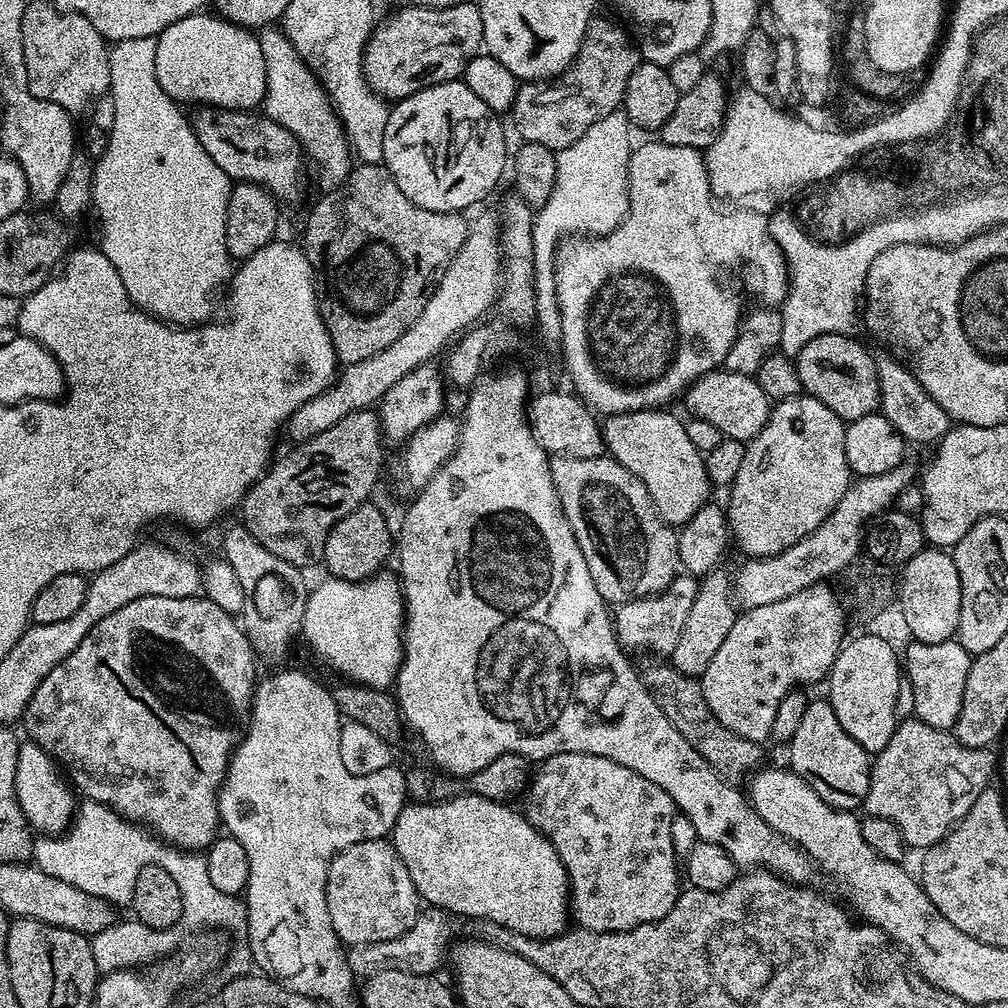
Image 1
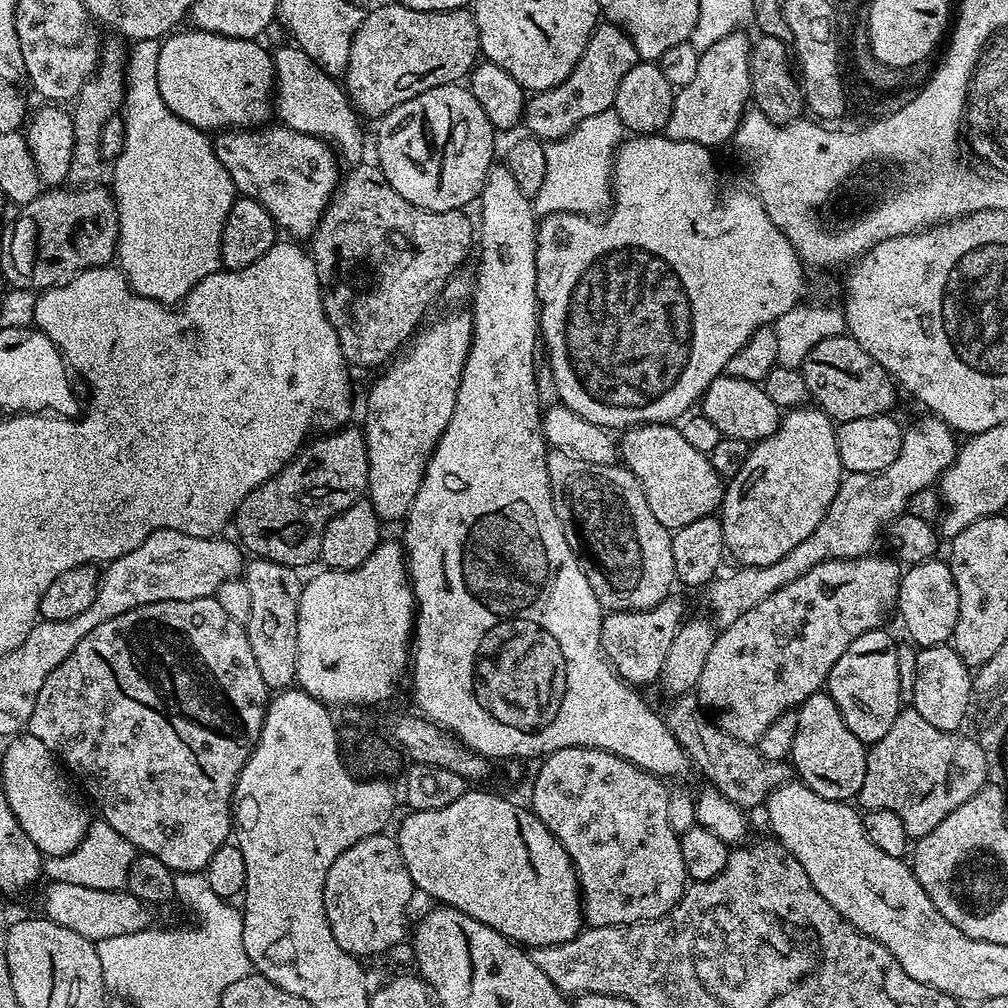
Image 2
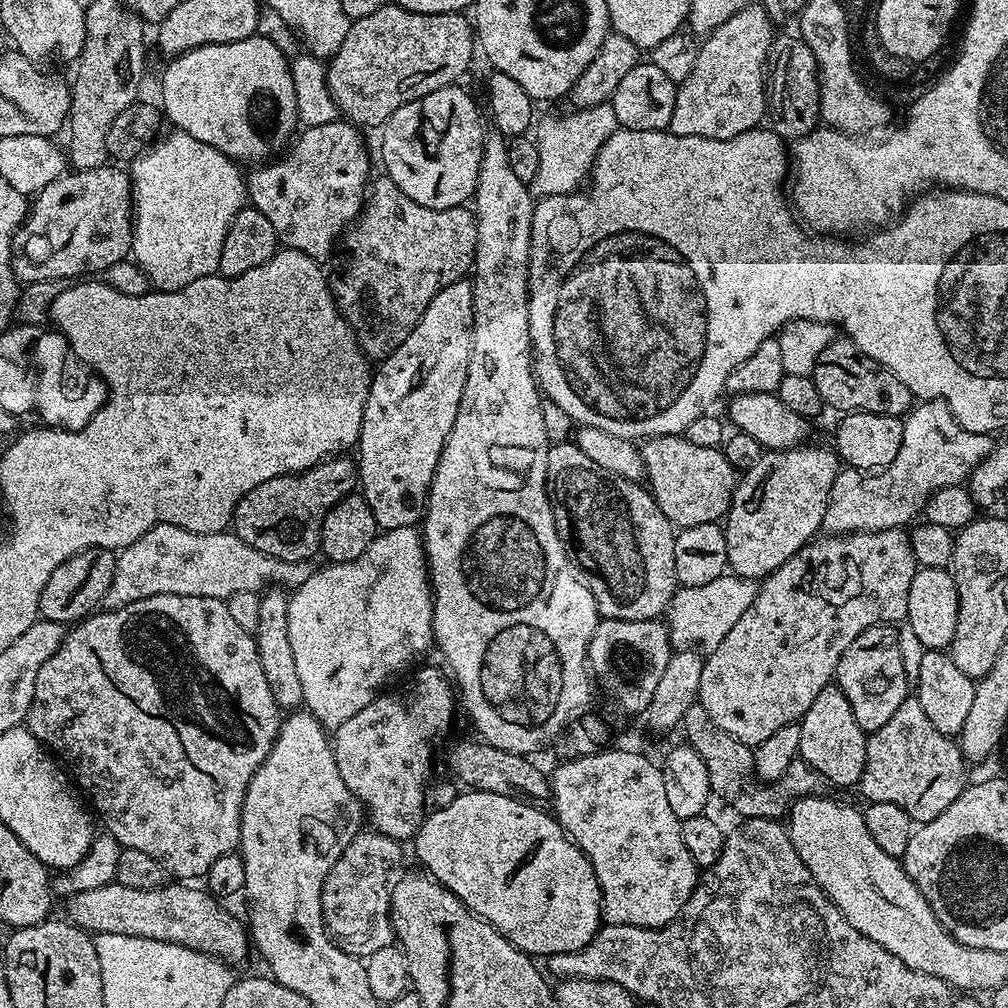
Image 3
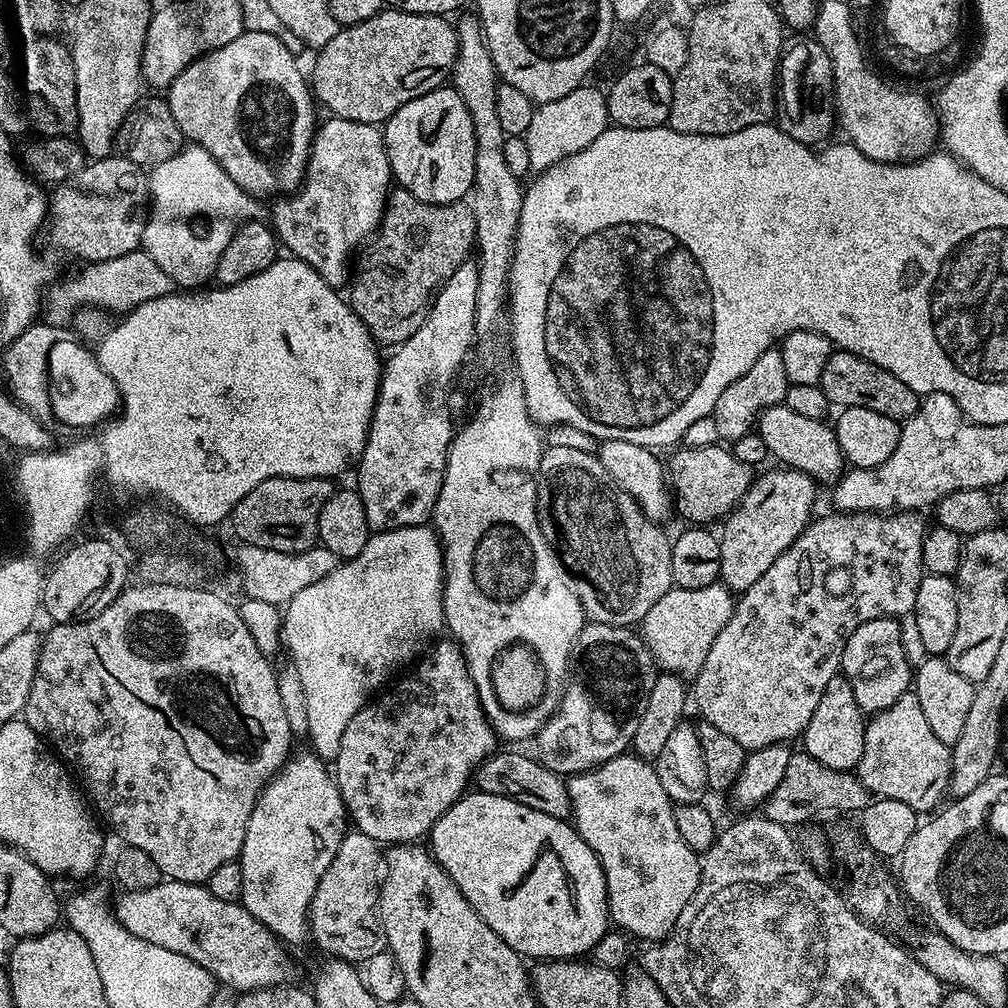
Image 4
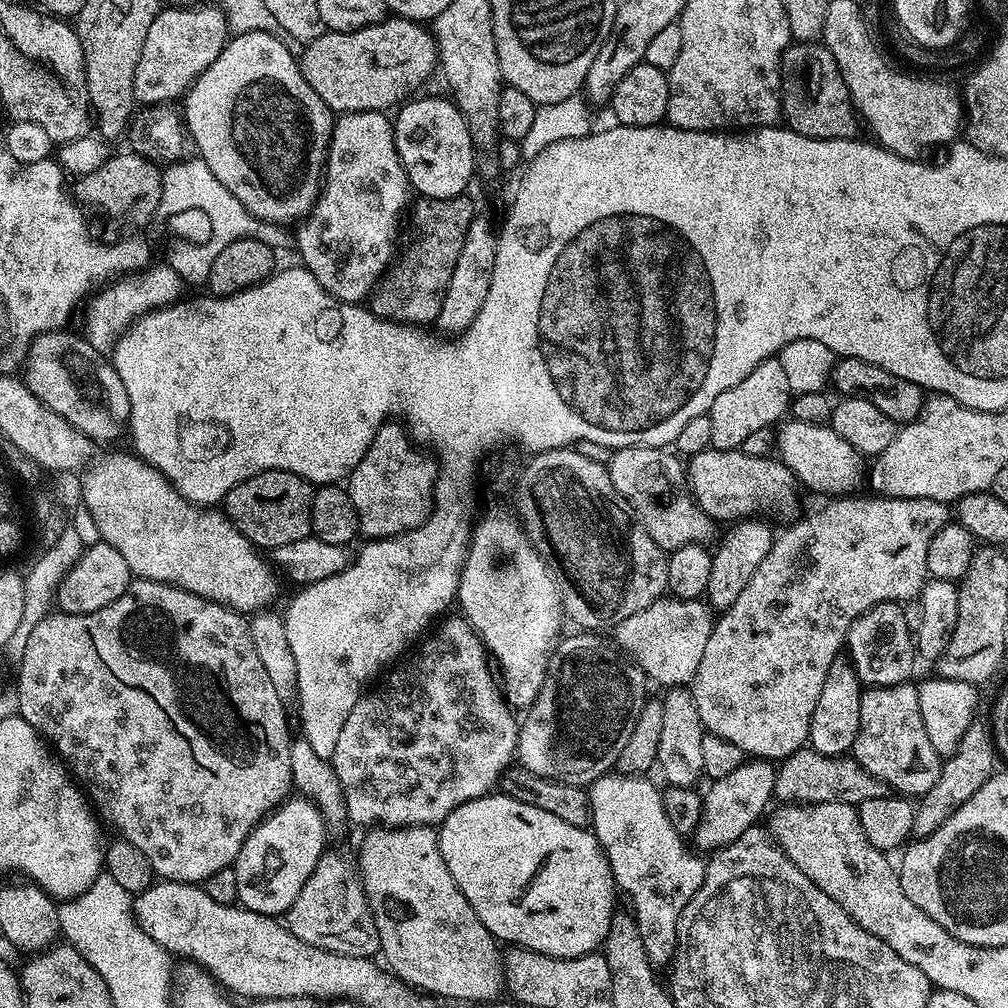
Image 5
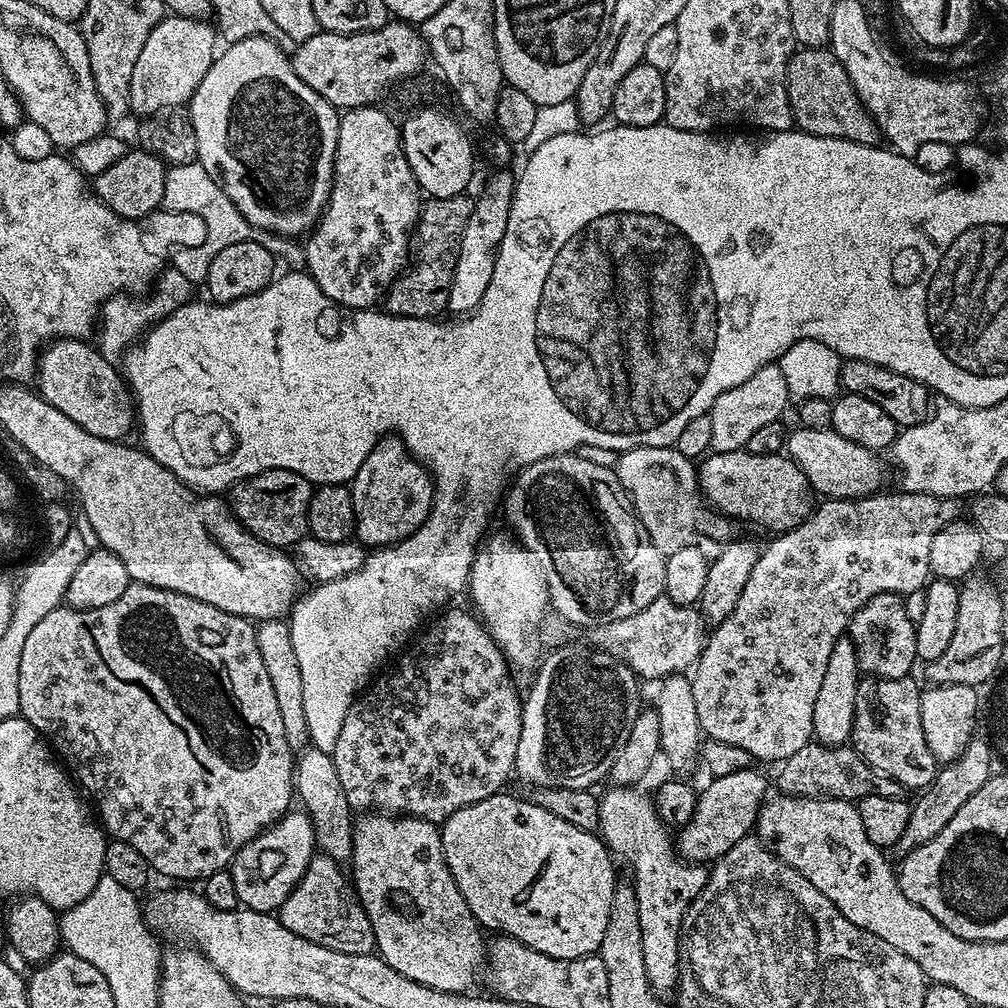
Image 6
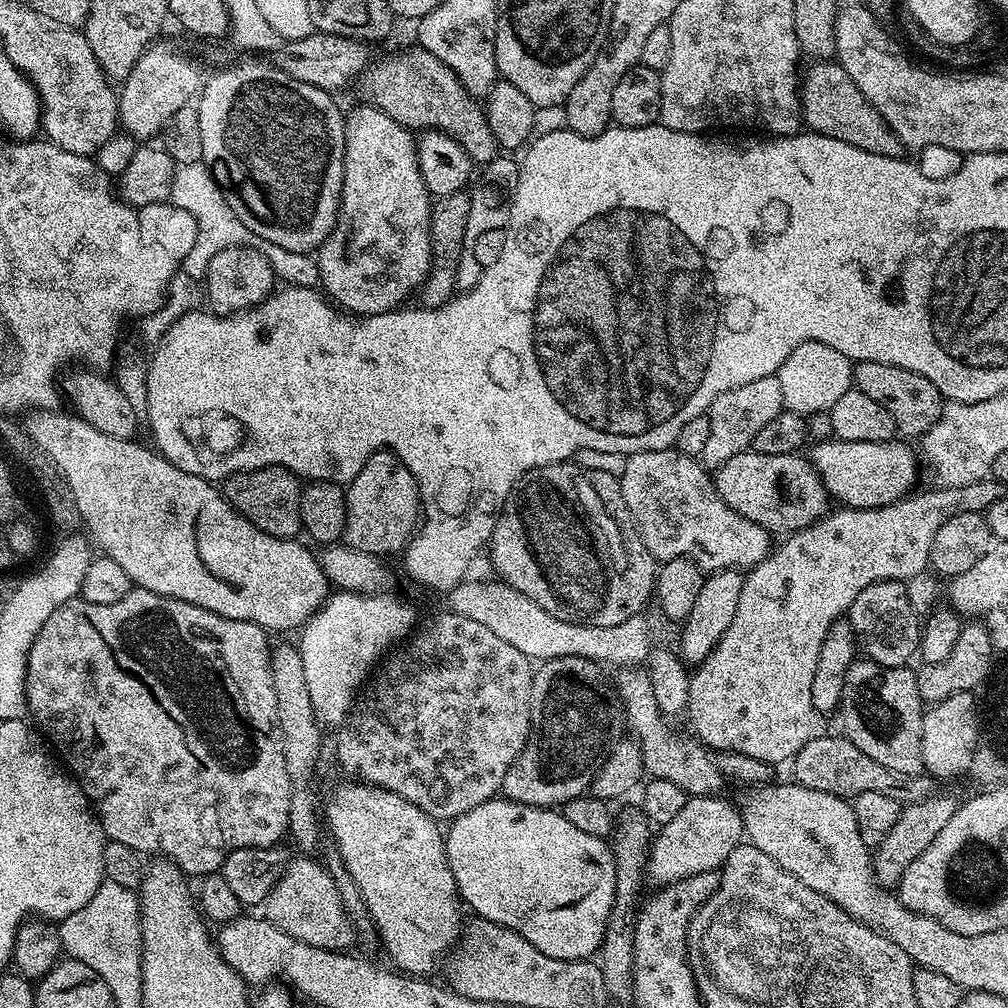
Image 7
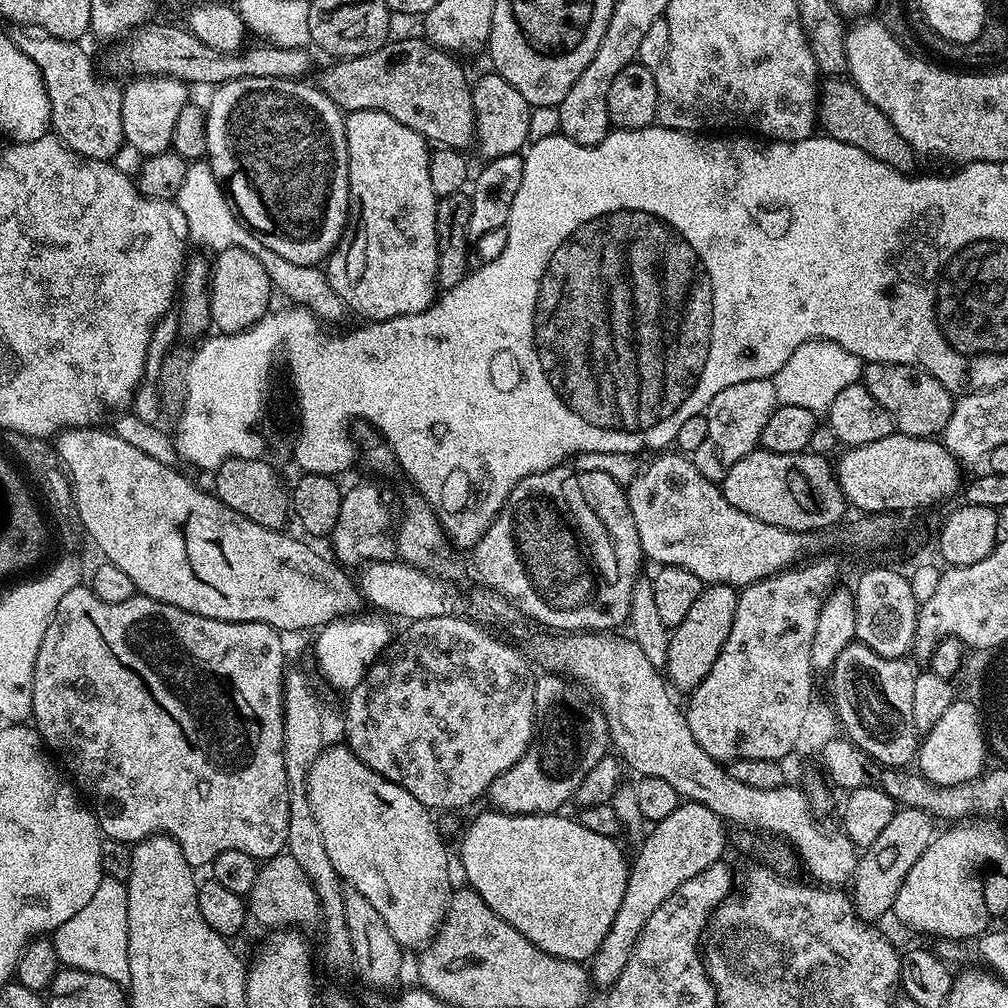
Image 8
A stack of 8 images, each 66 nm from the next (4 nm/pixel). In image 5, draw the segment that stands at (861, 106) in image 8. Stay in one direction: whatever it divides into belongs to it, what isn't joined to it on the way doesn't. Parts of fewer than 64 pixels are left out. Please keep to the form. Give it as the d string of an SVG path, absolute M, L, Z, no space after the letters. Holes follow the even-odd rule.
M794 42L785 52L784 97L781 111L792 132L815 140L847 140L856 135L858 116L838 64L827 47L818 42Z

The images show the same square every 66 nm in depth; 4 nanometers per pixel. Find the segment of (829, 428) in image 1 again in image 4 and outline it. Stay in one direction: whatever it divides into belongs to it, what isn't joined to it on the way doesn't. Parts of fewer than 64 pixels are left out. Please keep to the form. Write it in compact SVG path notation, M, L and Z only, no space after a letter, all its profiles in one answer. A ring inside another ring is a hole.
M776 466L773 472L764 472L761 476L759 473L753 479L746 494L740 499L740 504L723 521L724 532L719 533L722 550L720 580L729 592L742 594L747 588L754 586L754 582L758 582L758 578L762 578L762 574L766 574L766 570L774 566L774 558L778 558L778 554L785 552L804 533L814 516L812 507L816 504L816 488L817 481L807 473L787 466Z

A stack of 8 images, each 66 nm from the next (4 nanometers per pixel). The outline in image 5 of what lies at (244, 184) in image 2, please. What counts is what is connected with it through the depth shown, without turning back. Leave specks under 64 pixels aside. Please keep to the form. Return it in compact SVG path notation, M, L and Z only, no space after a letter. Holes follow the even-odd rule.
M346 112L337 115L332 126L332 137L328 143L328 158L324 161L322 191L320 195L316 197L316 205L313 206L311 212L299 221L298 227L300 227L300 229L295 229L294 232L294 248L295 251L300 251L299 263L307 268L310 274L314 274L314 278L318 278L318 282L321 286L325 288L335 300L341 300L347 304L360 304L369 299L370 293L372 289L375 288L377 280L384 275L388 265L391 264L394 259L394 249L398 244L398 236L396 240L396 227L400 224L400 211L403 210L404 203L406 203L405 208L409 203L408 192L410 193L408 175L404 173L404 167L398 158L398 150L396 149L396 129L393 121L382 112Z

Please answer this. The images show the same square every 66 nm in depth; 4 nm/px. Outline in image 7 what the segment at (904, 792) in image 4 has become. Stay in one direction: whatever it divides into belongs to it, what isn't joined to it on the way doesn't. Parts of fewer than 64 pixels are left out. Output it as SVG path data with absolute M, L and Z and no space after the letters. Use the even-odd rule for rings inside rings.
M857 658L852 661L850 670L846 670L846 682L842 686L842 698L838 709L838 717L840 716L841 722L844 723L843 735L879 765L908 775L918 775L924 772L922 722L925 711L926 705L918 694L916 673L911 667L887 668L876 664L873 660Z

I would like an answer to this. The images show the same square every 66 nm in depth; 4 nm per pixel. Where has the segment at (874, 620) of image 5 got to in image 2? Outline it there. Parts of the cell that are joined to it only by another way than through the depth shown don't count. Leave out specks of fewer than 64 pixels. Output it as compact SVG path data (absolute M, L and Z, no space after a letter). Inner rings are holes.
M878 627L872 632L862 634L850 642L846 654L834 662L834 670L830 670L826 691L834 698L846 726L850 726L850 734L858 738L865 746L878 742L894 726L894 718L898 718L902 707L899 700L898 647L892 636Z

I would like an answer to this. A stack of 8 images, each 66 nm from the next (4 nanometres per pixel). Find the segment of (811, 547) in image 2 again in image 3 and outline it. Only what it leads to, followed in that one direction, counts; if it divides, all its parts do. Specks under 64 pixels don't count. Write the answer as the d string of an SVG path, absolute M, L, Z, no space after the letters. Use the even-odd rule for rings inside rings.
M945 400L919 401L912 411L903 417L903 421L902 446L890 466L872 471L844 466L837 471L834 486L830 486L830 498L824 515L825 533L846 536L850 532L881 532L887 528L903 529L911 525L923 513L924 503L928 501L930 494L946 486L963 485L976 467L992 453L994 447L991 435L963 428L954 418ZM735 574L714 578L714 582L706 582L706 586L677 587L666 609L668 636L673 649L699 650L704 654L715 650L722 638L734 630L734 622L738 622L738 618L750 610L750 602L754 602L757 587L757 581L743 580Z

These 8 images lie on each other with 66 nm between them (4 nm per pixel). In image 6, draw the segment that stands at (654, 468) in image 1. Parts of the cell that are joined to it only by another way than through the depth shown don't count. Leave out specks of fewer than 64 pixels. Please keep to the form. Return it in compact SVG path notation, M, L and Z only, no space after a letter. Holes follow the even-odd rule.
M746 450L738 452L712 452L703 457L698 464L698 487L707 503L722 516L737 521L749 520L752 524L765 524L769 533L788 532L801 524L814 511L814 493L806 474L787 455L763 456L750 454Z

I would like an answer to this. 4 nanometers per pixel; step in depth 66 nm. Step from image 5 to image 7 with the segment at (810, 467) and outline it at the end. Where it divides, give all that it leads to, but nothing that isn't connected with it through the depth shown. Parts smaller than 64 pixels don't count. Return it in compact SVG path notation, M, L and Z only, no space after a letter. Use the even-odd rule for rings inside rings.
M835 438L813 443L810 459L833 501L849 508L881 508L902 500L917 487L918 456L899 439L886 442L850 442Z

